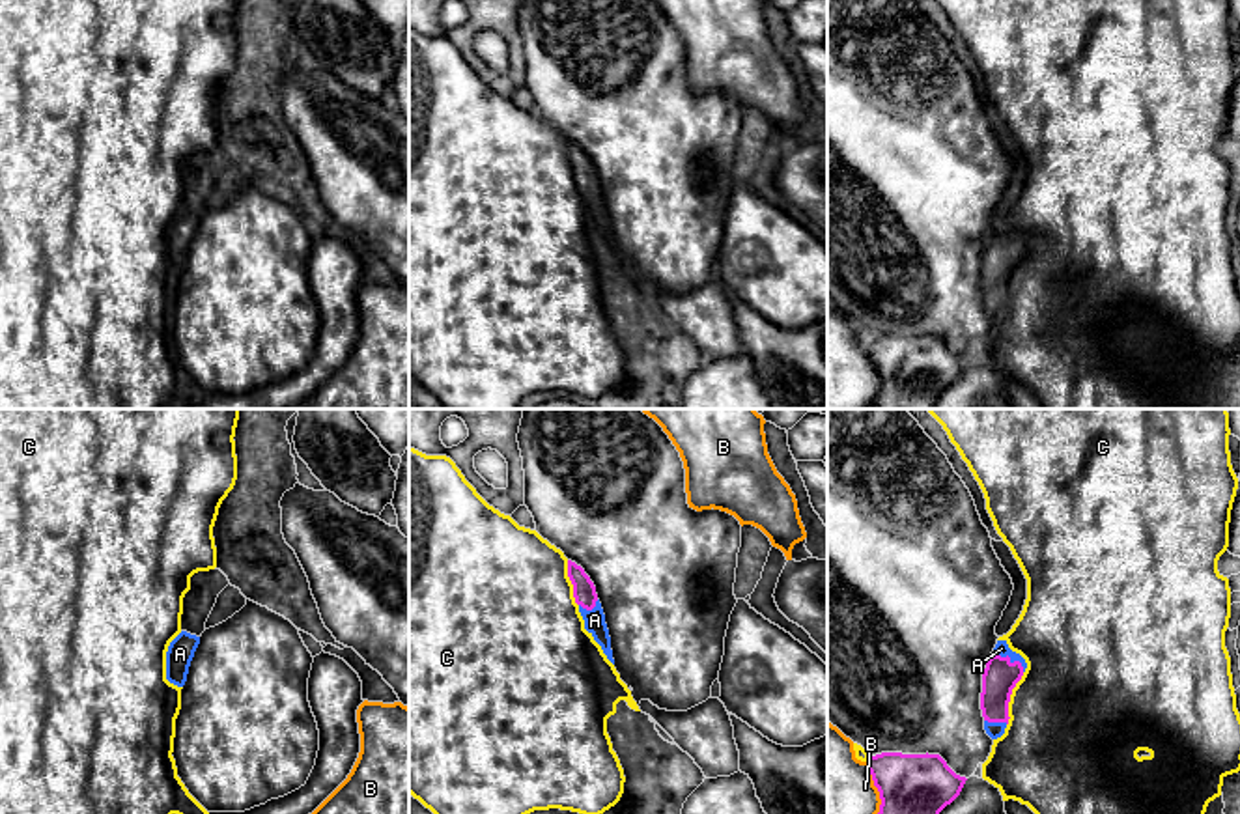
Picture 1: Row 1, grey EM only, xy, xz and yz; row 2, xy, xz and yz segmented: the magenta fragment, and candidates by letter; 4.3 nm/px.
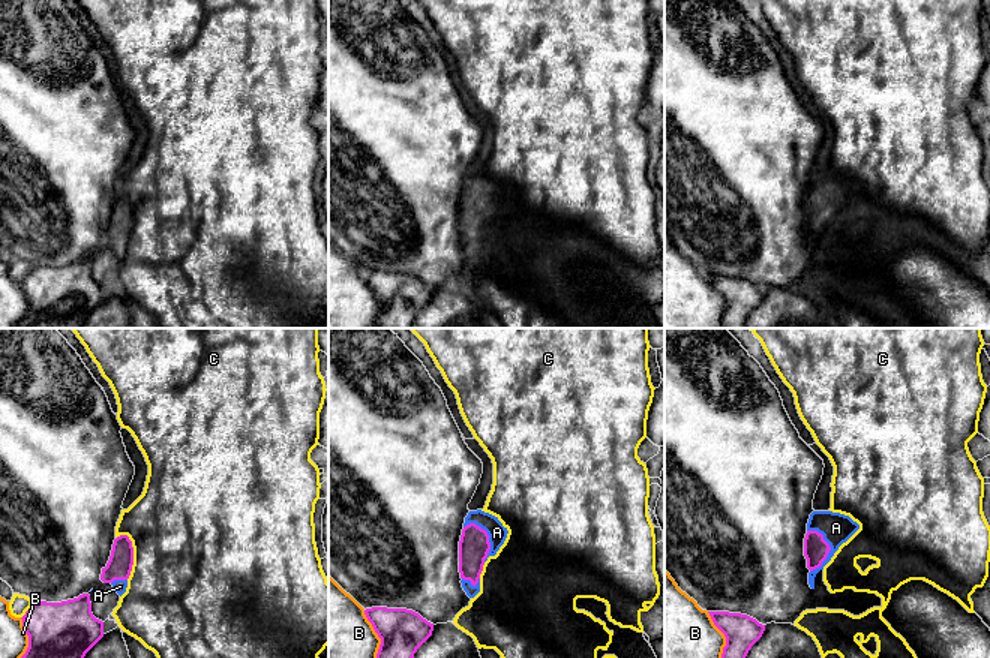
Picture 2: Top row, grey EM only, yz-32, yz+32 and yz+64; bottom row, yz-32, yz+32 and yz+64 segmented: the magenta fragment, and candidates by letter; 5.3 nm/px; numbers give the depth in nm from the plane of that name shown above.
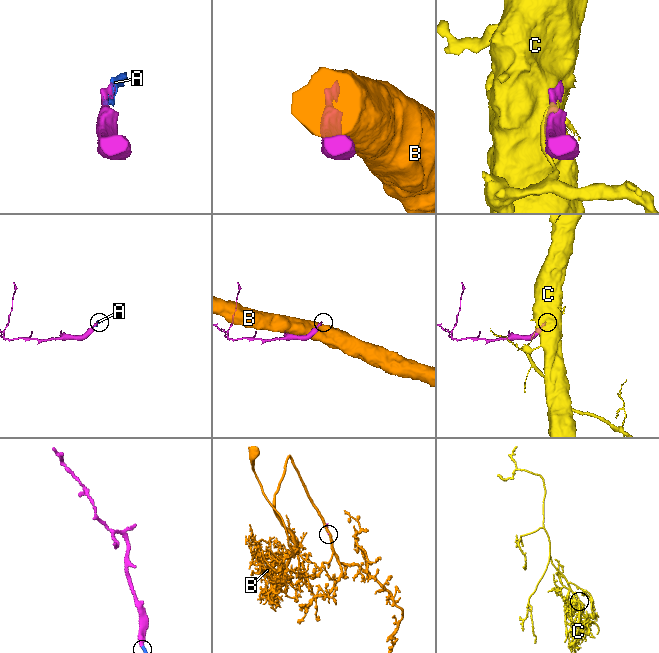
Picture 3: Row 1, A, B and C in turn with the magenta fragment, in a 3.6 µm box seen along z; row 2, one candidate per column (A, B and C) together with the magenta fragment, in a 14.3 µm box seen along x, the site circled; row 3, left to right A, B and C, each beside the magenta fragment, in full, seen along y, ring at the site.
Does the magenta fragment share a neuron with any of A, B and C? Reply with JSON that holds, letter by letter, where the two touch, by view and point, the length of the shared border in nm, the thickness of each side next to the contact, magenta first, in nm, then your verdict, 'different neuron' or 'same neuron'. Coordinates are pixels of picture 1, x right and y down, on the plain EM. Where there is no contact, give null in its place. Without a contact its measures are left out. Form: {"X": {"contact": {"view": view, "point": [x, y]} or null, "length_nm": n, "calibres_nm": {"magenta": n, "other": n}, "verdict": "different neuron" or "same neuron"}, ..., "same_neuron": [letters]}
{"A": {"contact": {"view": "yz", "point": [1009, 241]}, "length_nm": 160, "calibres_nm": {"magenta": 150, "other": 70}, "verdict": "same neuron"}, "B": {"contact": {"view": "yz", "point": [880, 376]}, "length_nm": 280, "calibres_nm": {"magenta": 300, "other": 420}, "verdict": "different neuron"}, "C": {"contact": {"view": "yz", "point": [1009, 280]}, "length_nm": 240, "calibres_nm": {"magenta": 150, "other": 480}, "verdict": "different neuron"}, "same_neuron": ["A"]}

